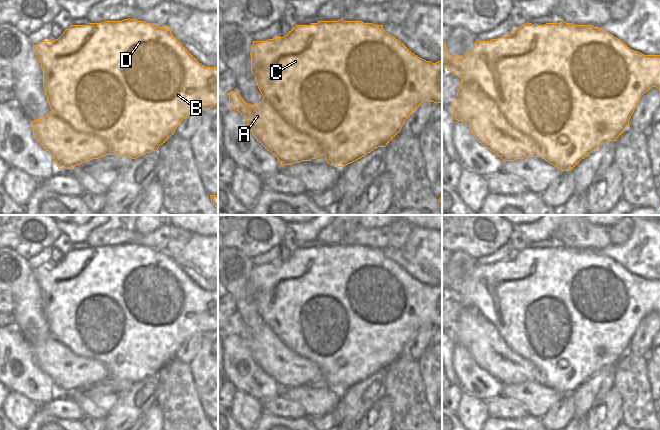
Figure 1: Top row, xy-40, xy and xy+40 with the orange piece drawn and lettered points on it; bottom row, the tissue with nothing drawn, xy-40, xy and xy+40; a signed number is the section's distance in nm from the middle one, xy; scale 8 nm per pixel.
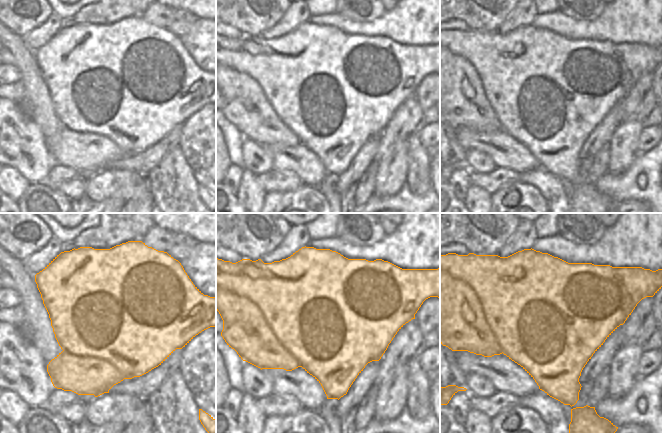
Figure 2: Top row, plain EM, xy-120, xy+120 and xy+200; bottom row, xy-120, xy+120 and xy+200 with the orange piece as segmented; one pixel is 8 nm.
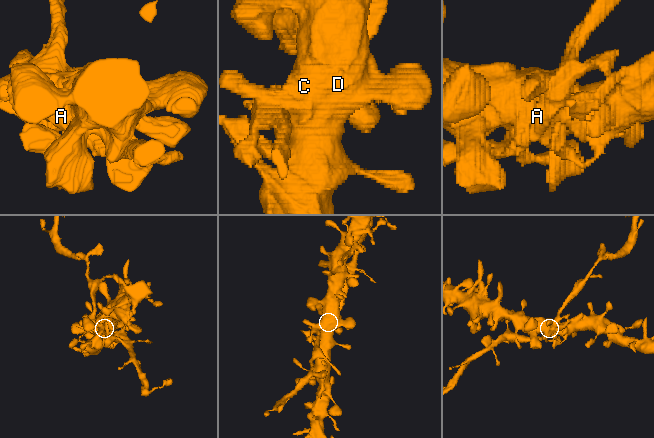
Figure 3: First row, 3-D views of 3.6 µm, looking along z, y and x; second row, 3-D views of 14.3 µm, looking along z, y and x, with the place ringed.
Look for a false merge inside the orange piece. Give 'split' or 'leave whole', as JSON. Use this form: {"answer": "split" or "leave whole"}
{"answer": "split"}

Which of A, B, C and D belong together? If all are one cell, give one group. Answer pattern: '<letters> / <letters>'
A / B C D

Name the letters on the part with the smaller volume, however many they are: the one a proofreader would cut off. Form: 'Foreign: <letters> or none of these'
Foreign: A

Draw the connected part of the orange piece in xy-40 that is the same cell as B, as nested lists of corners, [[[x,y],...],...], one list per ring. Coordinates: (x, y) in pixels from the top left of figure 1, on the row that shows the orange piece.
[[[136,19],[104,21],[71,25],[54,41],[42,41],[33,45],[33,50],[43,70],[43,88],[51,108],[51,113],[60,117],[80,133],[100,137],[110,148],[110,155],[120,155],[136,159],[146,153],[157,151],[174,133],[177,126],[194,110],[210,109],[218,105],[218,67],[202,65],[172,34],[167,27],[158,27]]]

